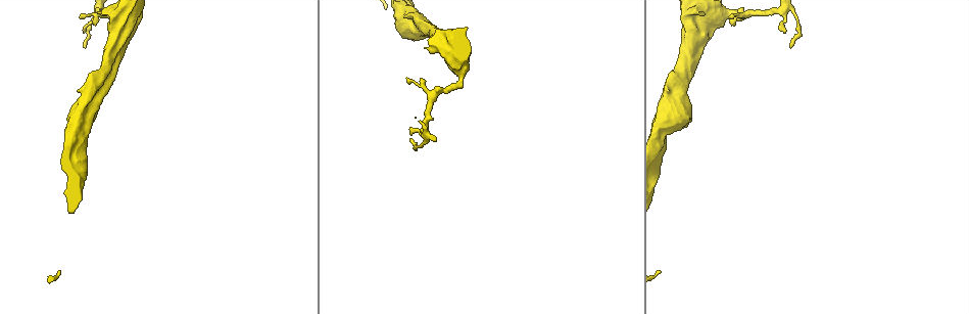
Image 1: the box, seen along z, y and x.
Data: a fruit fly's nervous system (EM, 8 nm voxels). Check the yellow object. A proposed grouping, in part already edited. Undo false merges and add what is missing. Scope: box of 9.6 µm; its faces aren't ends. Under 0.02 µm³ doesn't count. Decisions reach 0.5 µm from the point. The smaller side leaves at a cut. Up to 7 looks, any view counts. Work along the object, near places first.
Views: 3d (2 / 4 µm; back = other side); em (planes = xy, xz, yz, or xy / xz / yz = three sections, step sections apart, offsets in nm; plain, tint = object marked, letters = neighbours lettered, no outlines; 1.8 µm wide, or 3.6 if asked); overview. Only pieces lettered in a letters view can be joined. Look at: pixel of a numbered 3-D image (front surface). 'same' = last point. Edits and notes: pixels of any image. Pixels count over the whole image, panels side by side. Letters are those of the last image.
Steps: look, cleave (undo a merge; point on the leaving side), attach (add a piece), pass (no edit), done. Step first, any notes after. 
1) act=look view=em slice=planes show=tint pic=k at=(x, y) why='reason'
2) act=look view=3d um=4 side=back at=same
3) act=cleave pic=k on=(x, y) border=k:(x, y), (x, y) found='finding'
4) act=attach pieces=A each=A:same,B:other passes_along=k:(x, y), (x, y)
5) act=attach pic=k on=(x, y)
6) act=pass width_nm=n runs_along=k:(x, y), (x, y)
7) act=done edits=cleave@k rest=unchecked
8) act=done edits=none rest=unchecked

act=look view=em um=3.6 slice=yz step=4 show=tint pic=1 at=(662, 135) why='small branch off a trunk'

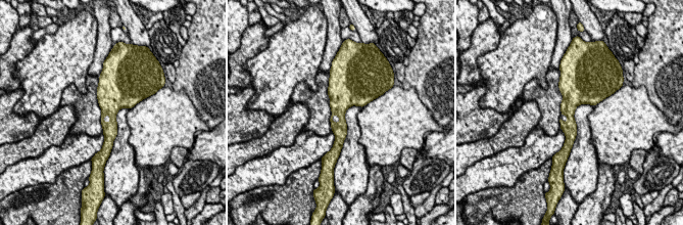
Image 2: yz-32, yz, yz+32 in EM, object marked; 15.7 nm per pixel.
act=look view=em um=3.6 slice=planes show=tint at=same why='another direction'

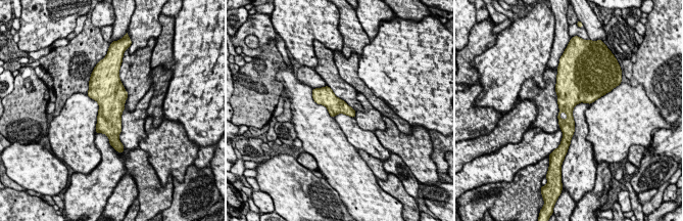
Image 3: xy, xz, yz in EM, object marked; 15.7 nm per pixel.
act=look view=em um=3.6 slice=planes show=letters at=same why='what lies round it'

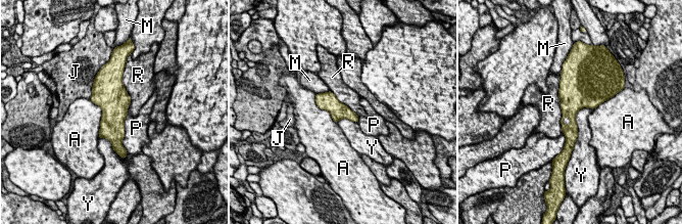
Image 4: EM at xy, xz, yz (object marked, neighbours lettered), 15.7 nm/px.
act=pass longest_contact=R:800nm each=A:other,J:other,M:other,P:other,R:other,Y:other border=4:(591, 107), (576, 115), (572, 148) found='one neuron here'

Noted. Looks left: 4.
act=look view=em slice=planes show=plain pic=1 at=(79, 17) why='tapers out'

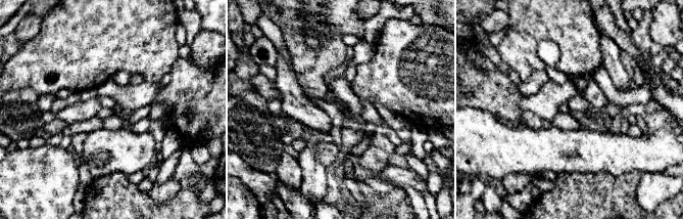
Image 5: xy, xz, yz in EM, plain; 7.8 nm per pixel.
act=look view=em slice=planes show=letters at=same why='what lies round it'

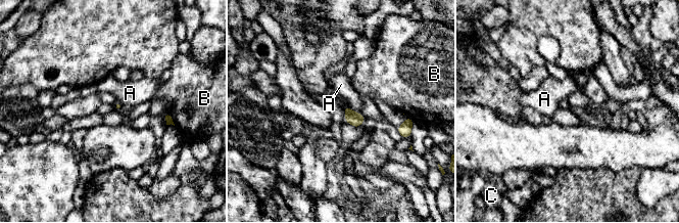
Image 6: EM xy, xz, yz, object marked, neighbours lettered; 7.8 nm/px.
act=pass each=A:other,B:other,C:other border=6:(348, 105), (356, 113) found='none of them fits'

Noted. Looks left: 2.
act=done edits=none rest=unchecked

